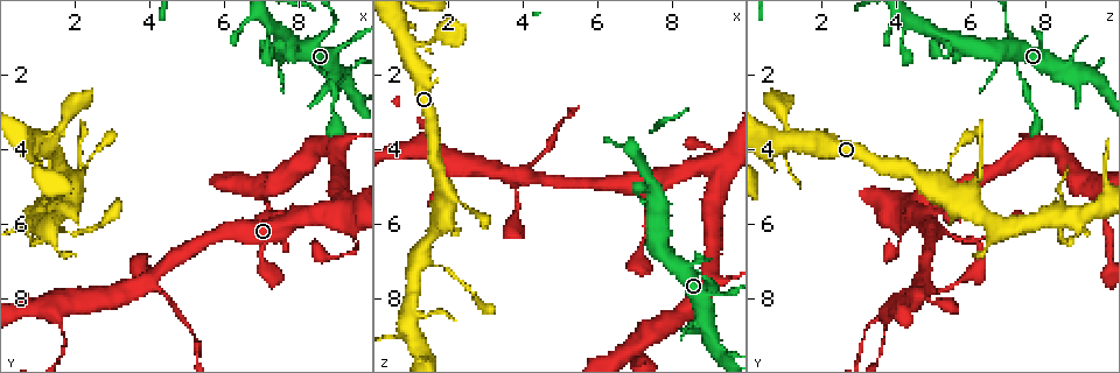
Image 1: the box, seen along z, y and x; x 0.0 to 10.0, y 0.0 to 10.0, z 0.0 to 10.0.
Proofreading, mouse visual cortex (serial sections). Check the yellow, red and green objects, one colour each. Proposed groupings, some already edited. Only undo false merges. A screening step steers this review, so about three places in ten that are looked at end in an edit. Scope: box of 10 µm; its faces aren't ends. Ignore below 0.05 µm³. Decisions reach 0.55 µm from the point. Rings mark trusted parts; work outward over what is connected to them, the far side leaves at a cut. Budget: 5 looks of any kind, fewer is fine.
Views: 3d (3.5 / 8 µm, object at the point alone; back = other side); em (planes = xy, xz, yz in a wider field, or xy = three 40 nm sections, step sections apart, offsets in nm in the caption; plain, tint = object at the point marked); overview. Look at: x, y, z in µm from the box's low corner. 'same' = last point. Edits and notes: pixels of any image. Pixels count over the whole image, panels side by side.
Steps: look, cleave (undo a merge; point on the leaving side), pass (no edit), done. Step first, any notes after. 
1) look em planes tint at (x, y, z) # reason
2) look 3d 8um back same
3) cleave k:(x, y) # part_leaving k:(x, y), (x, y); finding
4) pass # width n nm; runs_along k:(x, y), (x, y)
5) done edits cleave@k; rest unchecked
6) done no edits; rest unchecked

look 3d 3.5um at (4.45, 7.85, 4.30) # a narrow waist

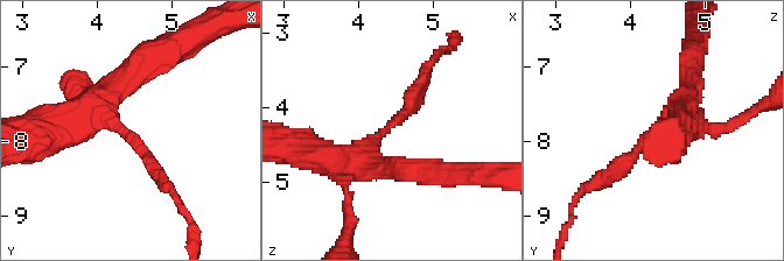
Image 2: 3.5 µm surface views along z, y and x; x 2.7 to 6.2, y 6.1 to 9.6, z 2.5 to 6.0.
look em xy step 1 tint at (4.40, 7.90, 4.25) # arm_widths 200, 300 nm

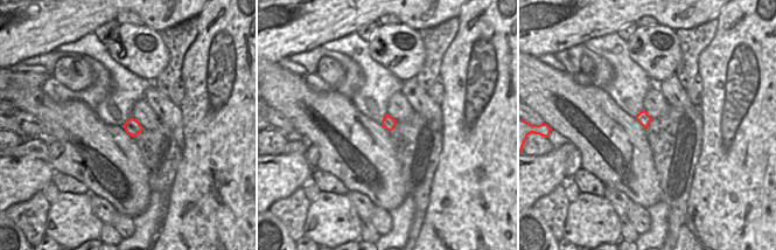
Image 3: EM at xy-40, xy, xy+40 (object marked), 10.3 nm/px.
pass # runs_along 2:(692, 91), (625, 162), (599, 180); continuous, no second cell

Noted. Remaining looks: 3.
look 3d 3.5um at (1.50, 6.10, 7.00) # branch point

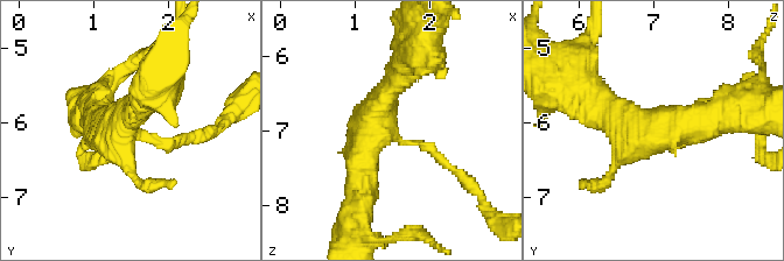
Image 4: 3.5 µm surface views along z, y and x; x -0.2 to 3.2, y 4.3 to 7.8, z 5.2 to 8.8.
look em xy step 3 plain at (1.50, 6.15, 7.00)

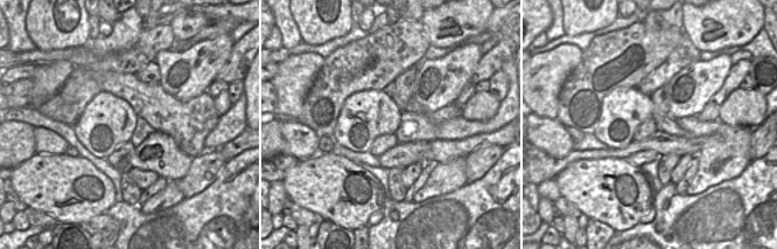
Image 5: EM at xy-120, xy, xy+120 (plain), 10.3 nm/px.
look em xy step 3 tint same # with the object marked

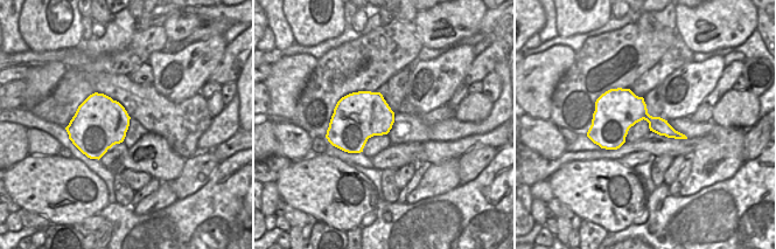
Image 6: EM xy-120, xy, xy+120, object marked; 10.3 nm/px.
pass # runs_along 4:(407, 63), (368, 134), (361, 195); all the same cell

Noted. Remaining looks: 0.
done no edits; rest unchecked

